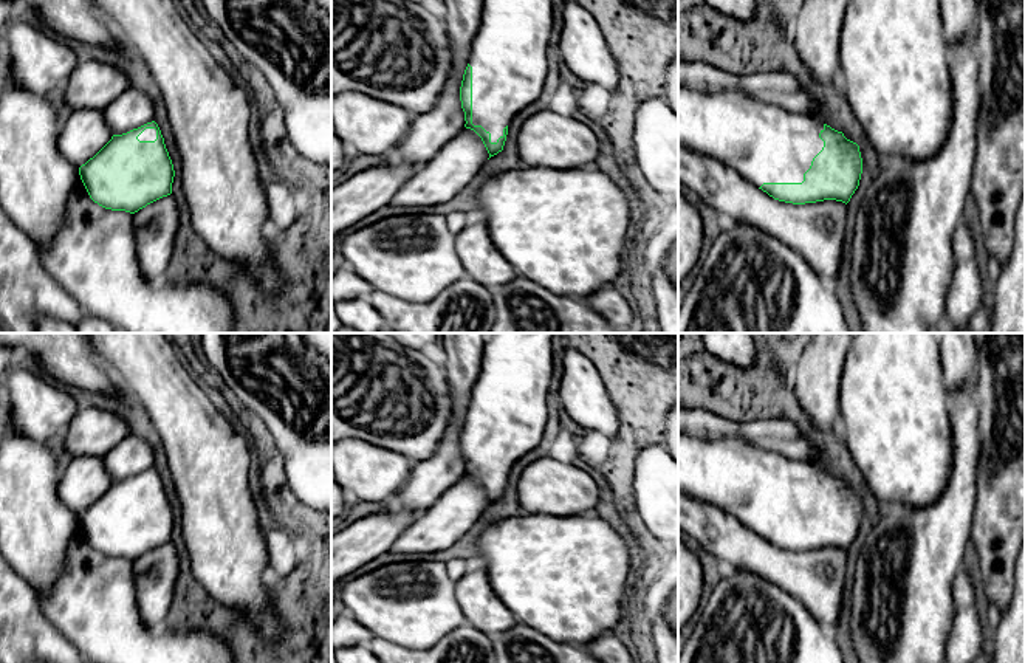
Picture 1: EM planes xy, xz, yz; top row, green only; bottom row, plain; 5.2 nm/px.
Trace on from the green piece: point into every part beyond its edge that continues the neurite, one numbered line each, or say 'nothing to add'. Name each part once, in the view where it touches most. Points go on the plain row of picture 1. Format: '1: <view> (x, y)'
1: xz (508, 401)

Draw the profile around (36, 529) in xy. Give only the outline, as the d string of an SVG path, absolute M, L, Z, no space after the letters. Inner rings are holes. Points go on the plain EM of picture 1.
M0 380L0 553L37 595L57 581L79 522L57 496L60 474L46 441L31 440L14 429Z

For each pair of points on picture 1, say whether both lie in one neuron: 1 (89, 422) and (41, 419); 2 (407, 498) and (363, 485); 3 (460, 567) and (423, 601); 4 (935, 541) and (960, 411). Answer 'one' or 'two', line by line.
1: two
2: two
3: two
4: one

